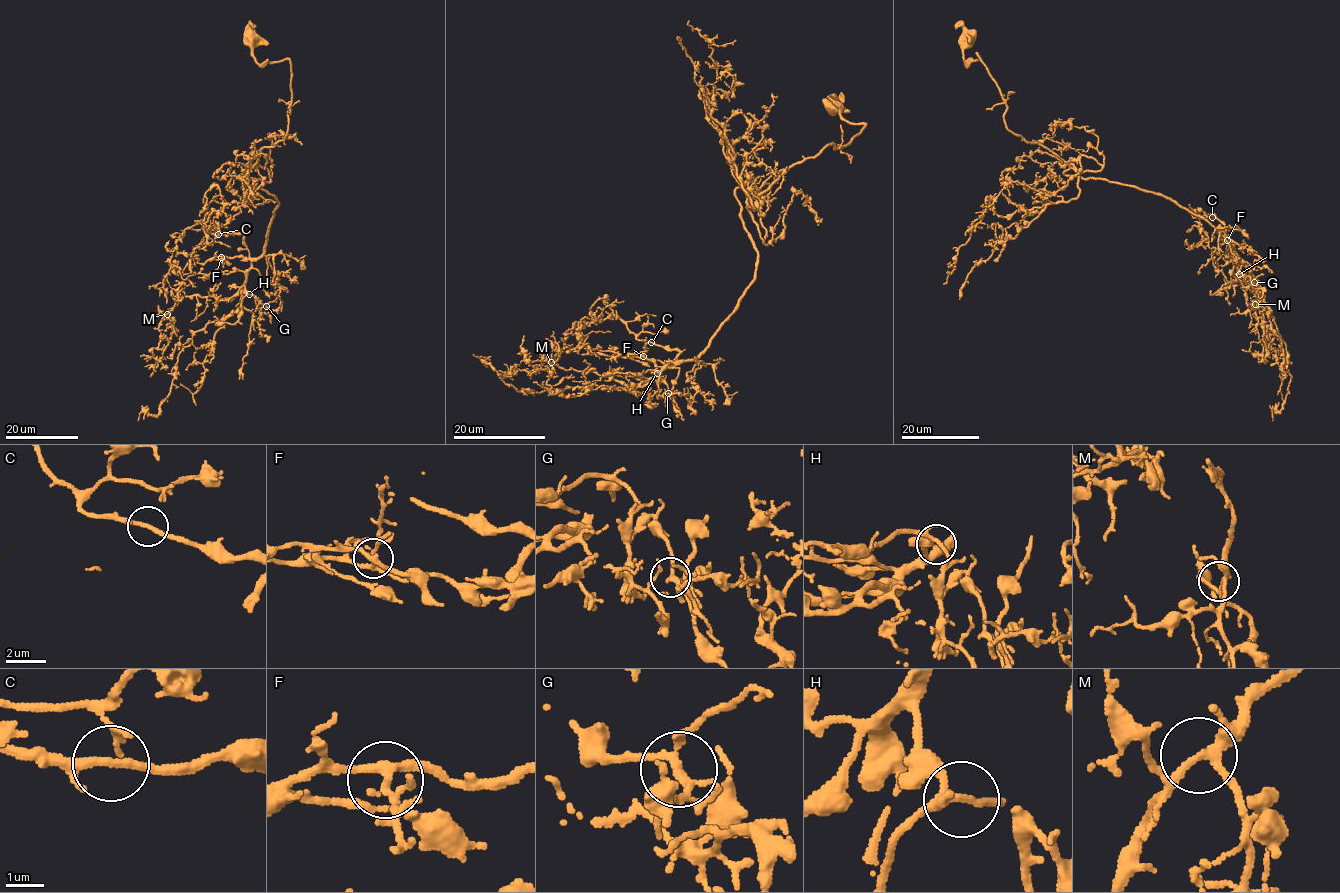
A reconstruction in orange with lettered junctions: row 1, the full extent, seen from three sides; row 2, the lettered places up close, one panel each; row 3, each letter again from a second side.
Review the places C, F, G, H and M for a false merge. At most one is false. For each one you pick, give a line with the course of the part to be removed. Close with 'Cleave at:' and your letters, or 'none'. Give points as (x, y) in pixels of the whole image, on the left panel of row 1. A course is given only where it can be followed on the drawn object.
Cleave at: none

